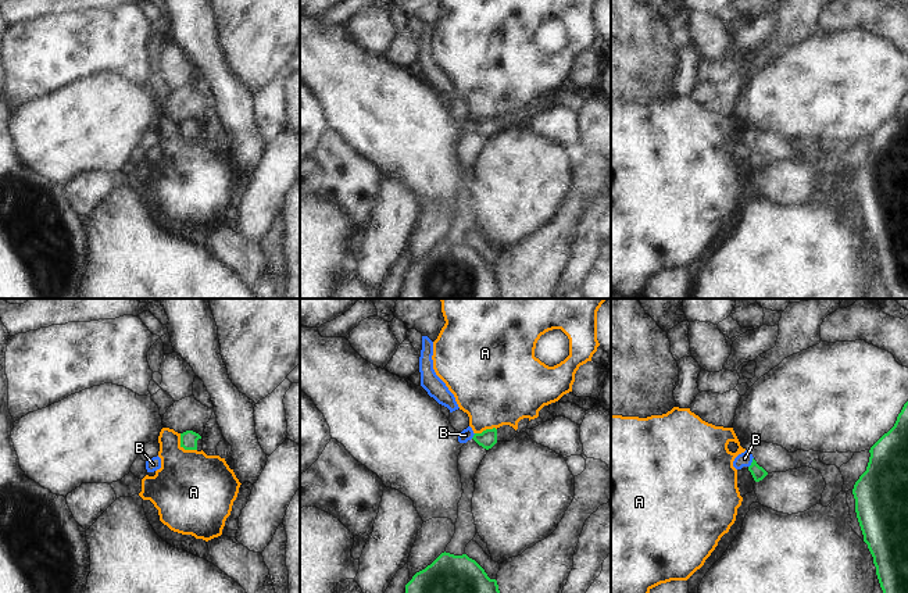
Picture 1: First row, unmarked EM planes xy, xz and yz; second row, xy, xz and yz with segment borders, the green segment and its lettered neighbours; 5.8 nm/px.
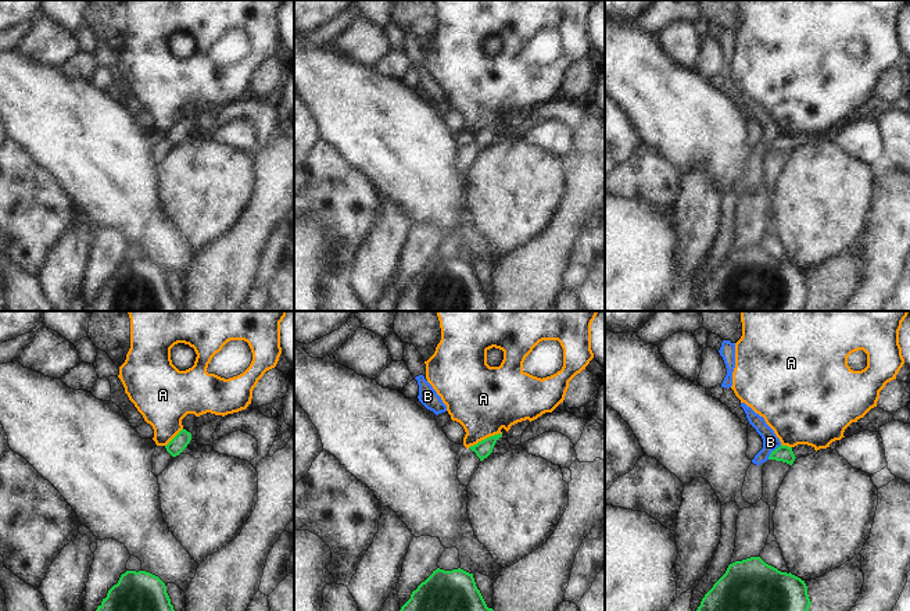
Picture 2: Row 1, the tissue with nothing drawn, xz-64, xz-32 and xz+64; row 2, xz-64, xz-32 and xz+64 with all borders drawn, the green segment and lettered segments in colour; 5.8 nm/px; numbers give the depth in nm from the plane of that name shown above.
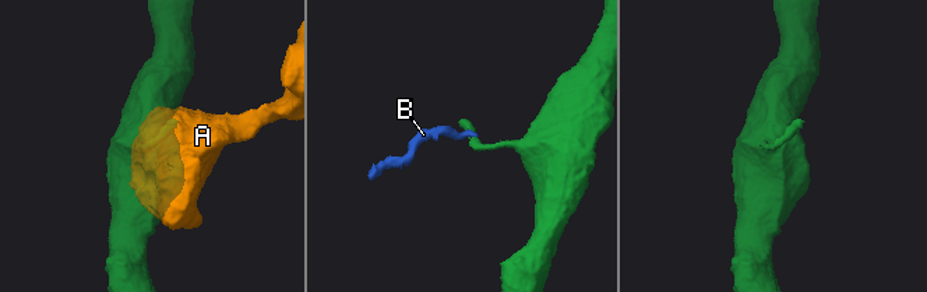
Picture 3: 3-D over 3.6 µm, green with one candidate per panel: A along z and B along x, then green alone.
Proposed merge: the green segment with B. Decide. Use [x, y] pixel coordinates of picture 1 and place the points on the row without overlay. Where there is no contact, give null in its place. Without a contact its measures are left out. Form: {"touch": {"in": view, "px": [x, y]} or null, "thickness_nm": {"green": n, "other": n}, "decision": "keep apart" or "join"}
{"touch": {"in": "yz", "px": [751, 152]}, "thickness_nm": {"green": 80, "other": 80}, "decision": "keep apart"}

